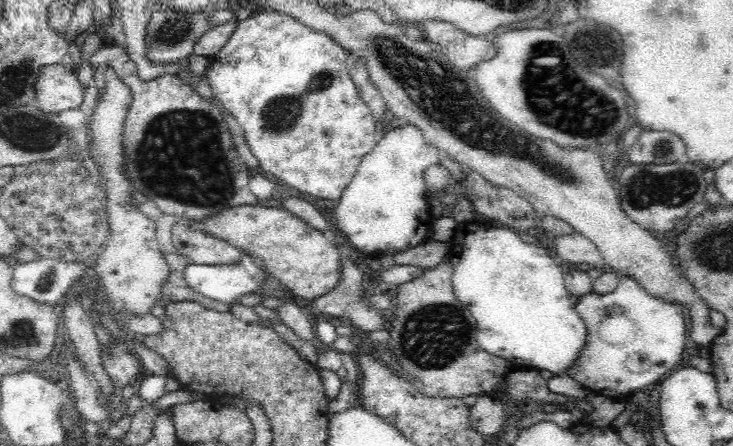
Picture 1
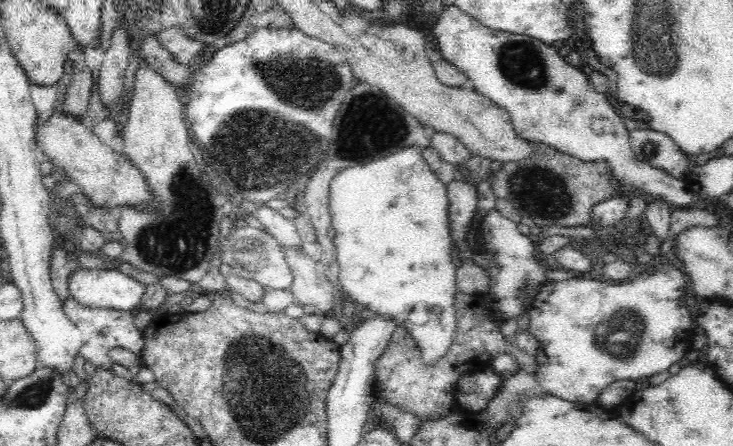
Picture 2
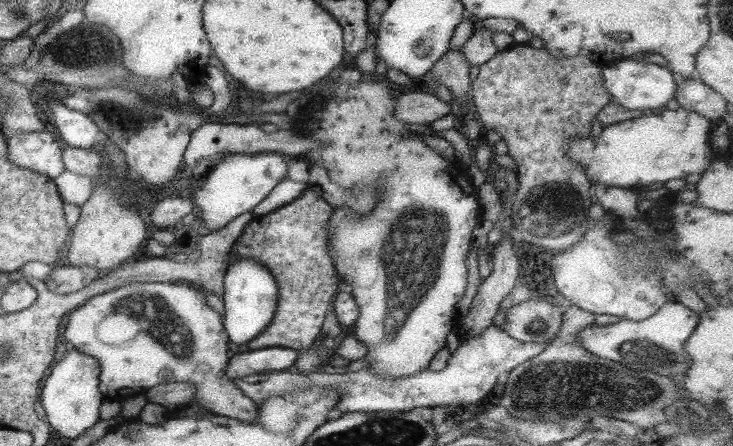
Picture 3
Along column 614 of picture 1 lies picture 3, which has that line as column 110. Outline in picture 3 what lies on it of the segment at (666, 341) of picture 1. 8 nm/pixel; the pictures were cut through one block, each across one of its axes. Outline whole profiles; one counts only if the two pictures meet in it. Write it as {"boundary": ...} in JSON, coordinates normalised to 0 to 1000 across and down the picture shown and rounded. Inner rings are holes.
{"boundary":[[[179,630],[126,664],[94,700],[86,753],[93,778],[131,805],[136,821],[134,872],[145,892],[166,899],[179,883],[195,883],[213,861],[255,854],[267,870],[261,901],[271,904],[282,924],[329,946],[347,946],[352,935],[349,906],[332,888],[317,850],[306,841],[311,809],[307,794],[317,774],[304,740],[304,709],[280,679],[278,661],[270,643],[250,632]]]}

